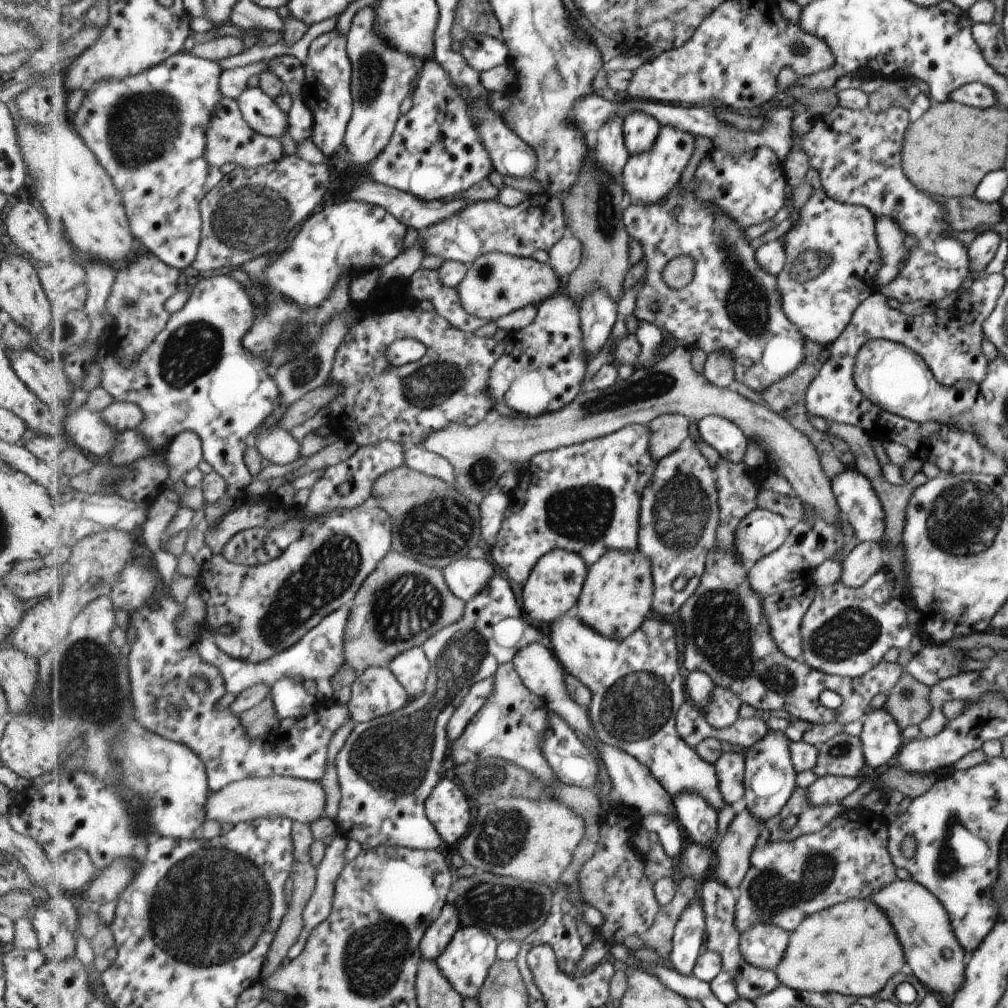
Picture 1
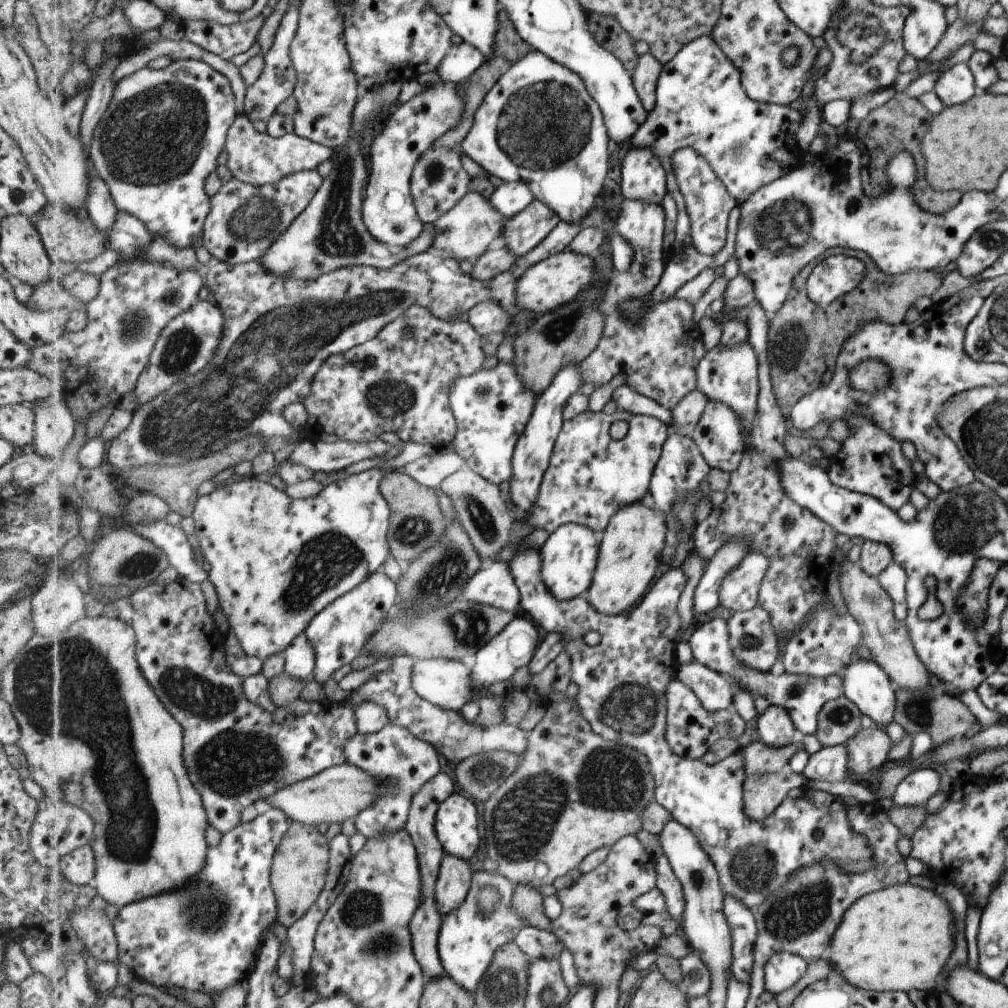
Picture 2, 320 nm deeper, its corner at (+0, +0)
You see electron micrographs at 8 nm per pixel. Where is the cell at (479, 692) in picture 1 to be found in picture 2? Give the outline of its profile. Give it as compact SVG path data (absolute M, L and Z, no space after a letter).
M515 617L510 626L495 637L487 646L481 648L476 654L476 663L472 668L472 679L474 680L474 691L488 689L489 685L497 681L507 681L519 668L531 666L536 662L537 650L541 642L539 628L531 620Z

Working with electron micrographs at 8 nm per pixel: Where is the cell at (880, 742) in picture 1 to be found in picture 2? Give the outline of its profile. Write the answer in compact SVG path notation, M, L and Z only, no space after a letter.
M871 659L852 660L839 676L842 695L883 730L882 726L892 721L895 706L893 683L888 676Z

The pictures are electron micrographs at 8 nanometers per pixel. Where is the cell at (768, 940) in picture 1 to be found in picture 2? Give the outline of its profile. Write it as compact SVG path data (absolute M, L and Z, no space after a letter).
M780 952L771 957L764 968L764 990L773 996L793 986L807 965L803 958L795 953Z

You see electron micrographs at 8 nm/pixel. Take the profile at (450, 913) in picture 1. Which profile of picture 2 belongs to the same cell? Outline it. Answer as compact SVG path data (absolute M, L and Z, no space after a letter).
M451 853L444 856L436 884L436 897L442 920L465 902L470 894L474 871L473 865L469 865L465 859Z

